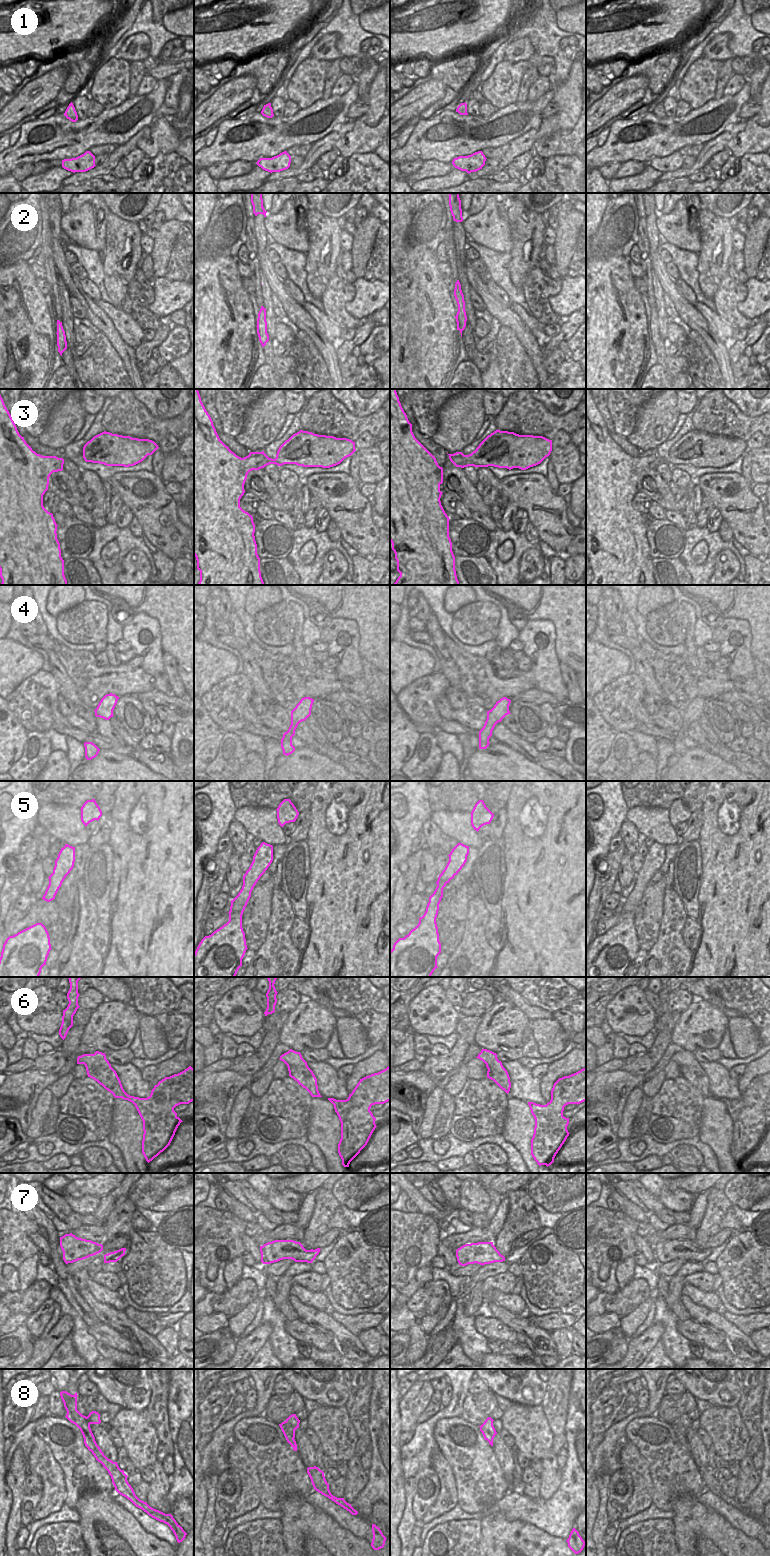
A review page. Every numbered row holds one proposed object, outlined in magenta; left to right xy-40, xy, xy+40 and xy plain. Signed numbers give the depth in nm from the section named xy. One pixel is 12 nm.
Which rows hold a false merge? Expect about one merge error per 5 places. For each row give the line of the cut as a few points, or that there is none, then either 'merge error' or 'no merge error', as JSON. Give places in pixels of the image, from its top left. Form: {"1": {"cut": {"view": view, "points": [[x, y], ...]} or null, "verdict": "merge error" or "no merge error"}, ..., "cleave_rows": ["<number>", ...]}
{"1": {"cut": null, "verdict": "no merge error"}, "2": {"cut": null, "verdict": "no merge error"}, "3": {"cut": null, "verdict": "no merge error"}, "4": {"cut": null, "verdict": "no merge error"}, "5": {"cut": null, "verdict": "no merge error"}, "6": {"cut": {"view": "xy+40", "points": [[488, 1070], [487, 1077]]}, "verdict": "merge error"}, "7": {"cut": null, "verdict": "no merge error"}, "8": {"cut": {"view": "xy", "points": [[281, 1423], [290, 1429], [290, 1434], [293, 1438]]}, "verdict": "merge error"}, "cleave_rows": ["6", "8"]}

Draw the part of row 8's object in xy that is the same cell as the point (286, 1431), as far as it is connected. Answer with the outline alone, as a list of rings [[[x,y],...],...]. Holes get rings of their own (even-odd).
[[[279,1424],[287,1442],[291,1445],[291,1447],[293,1448],[294,1451],[297,1451],[297,1444],[295,1439],[292,1437],[291,1435],[291,1429],[287,1428],[286,1425],[284,1424]]]

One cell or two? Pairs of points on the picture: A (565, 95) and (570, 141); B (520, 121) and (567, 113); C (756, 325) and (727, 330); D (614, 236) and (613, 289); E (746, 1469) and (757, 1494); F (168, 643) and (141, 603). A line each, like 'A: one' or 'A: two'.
A: two
B: two
C: two
D: two
E: two
F: one

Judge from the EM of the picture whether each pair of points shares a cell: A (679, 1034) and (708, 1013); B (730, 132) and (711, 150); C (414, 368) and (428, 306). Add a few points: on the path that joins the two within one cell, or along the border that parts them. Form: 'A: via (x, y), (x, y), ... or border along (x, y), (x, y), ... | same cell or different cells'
A: via (686, 1034), (701, 1020) | same cell
B: via (725, 136), (716, 145) | same cell
C: via (414, 353), (414, 321) | same cell

